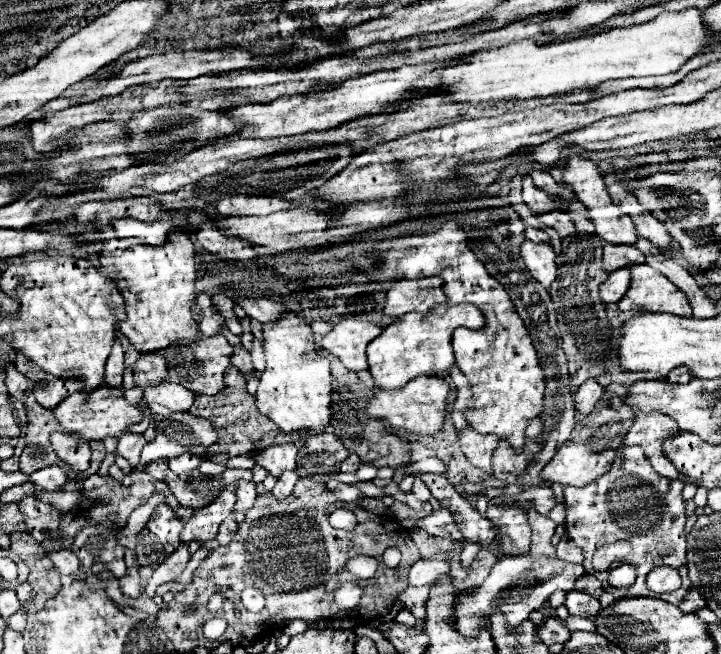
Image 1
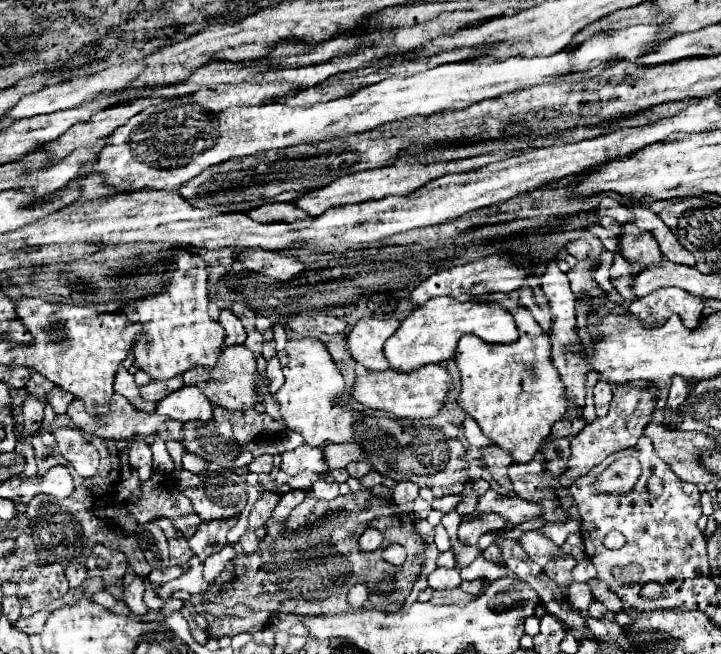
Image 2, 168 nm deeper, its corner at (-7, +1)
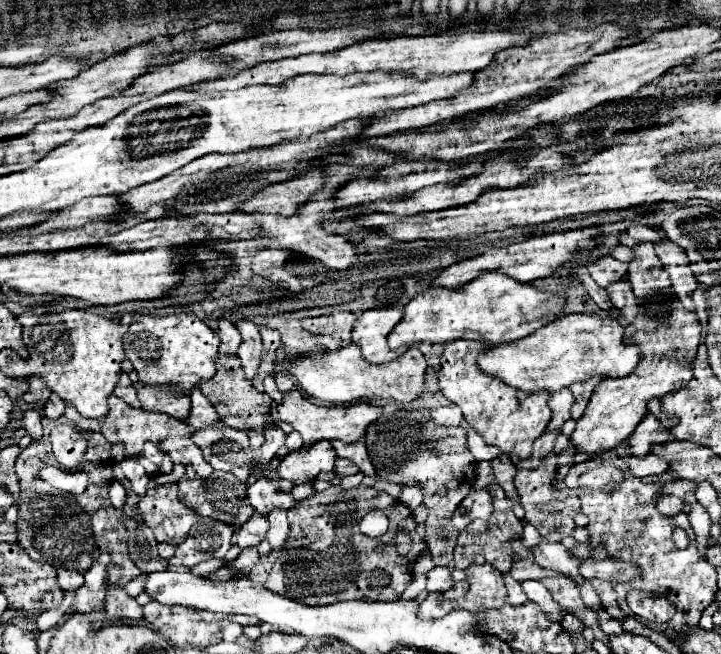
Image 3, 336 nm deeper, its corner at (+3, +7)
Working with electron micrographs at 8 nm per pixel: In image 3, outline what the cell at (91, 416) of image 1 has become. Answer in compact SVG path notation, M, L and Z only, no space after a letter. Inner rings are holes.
M111 395L107 399L107 403L109 403L109 413L101 419L85 419L83 415L77 413L77 409L73 405L67 405L65 417L71 423L75 423L81 431L99 431L99 433L105 435L105 439L109 443L123 443L125 445L125 455L139 455L143 451L143 443L153 441L161 451L171 453L175 463L193 463L197 477L209 477L211 475L213 467L204 459L202 450L190 439L191 433L195 429L189 429L189 425L185 421L171 418L165 413L133 409L131 405L127 405L125 401L121 401L115 395Z

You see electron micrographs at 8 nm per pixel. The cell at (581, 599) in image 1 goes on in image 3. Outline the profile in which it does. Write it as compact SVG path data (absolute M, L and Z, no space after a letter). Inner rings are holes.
M605 609L595 611L595 615L597 615L597 621L599 621L599 627L601 627L607 635L619 635L619 633L623 631L623 629L621 629L621 623L619 623L617 619L609 617Z

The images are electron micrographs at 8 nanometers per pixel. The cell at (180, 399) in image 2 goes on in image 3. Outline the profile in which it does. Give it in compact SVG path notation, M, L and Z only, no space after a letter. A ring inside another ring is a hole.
M197 387L191 391L189 397L191 397L191 411L183 419L185 423L189 423L195 429L203 429L203 427L207 427L219 419L213 405L209 405L209 401L203 397L203 393Z

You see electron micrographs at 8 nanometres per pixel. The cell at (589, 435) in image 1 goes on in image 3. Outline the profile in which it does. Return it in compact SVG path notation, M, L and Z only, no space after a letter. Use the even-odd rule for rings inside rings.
M651 295L647 301L637 305L637 309L637 317L625 327L623 337L625 341L635 341L641 347L641 361L631 375L601 379L595 387L583 417L577 419L577 427L569 437L573 447L581 453L601 455L619 447L619 443L633 433L647 413L647 401L651 397L663 397L665 393L677 389L677 385L689 381L693 375L689 363L693 361L701 341L701 323L697 313L687 311L677 295ZM673 353L677 353L677 357L673 357Z

